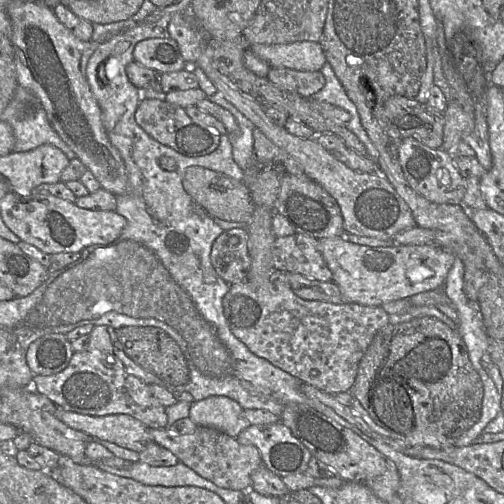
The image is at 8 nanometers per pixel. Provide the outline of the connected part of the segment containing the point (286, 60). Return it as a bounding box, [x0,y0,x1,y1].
[249,41,327,71]

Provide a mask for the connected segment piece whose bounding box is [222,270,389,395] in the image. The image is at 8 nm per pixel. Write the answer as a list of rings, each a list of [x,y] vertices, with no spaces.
[[[275,270],[261,286],[255,286],[248,280],[230,284],[222,303],[231,332],[252,353],[298,378],[302,383],[333,395],[351,389],[363,355],[377,332],[389,324],[389,314],[381,306],[304,300],[293,292],[286,273],[279,270]]]

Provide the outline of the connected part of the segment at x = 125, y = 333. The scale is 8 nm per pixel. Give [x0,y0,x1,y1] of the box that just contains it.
[115,326,190,387]

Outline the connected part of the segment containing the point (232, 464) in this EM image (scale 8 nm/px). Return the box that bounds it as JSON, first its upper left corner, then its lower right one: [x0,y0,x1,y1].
[149,426,262,491]

